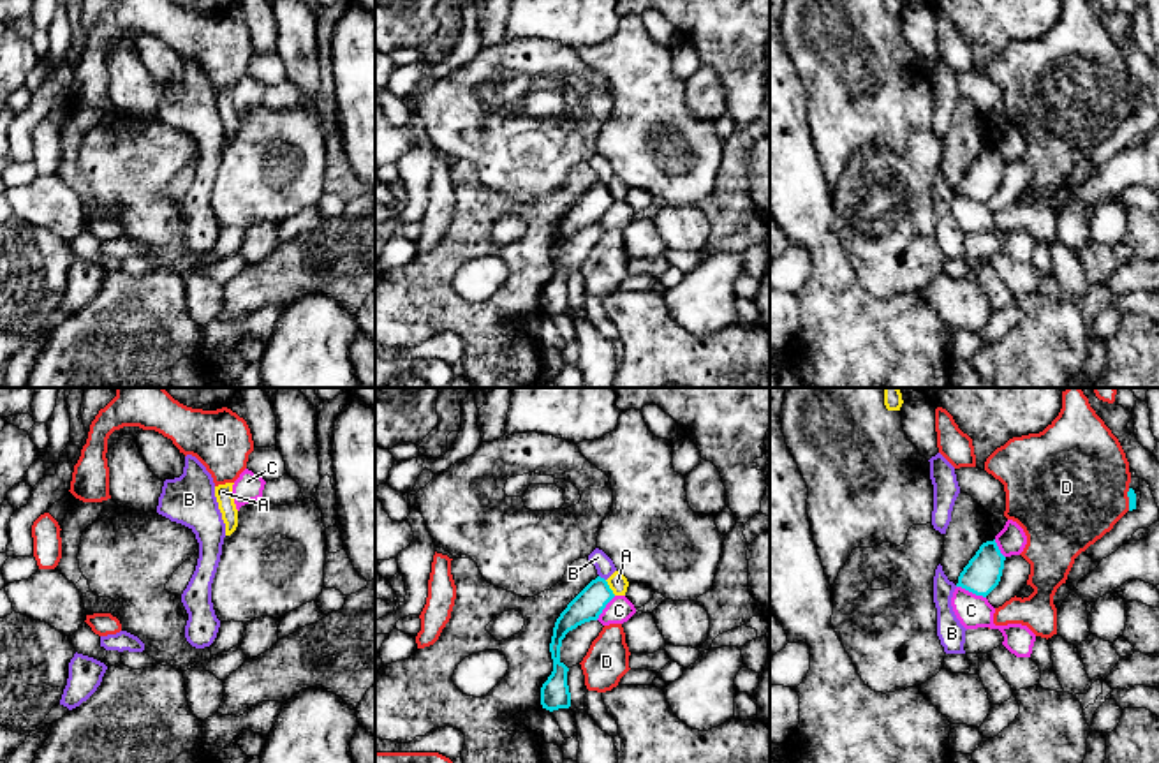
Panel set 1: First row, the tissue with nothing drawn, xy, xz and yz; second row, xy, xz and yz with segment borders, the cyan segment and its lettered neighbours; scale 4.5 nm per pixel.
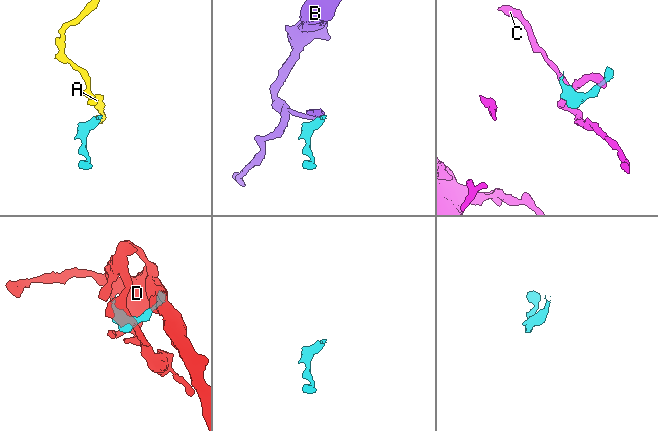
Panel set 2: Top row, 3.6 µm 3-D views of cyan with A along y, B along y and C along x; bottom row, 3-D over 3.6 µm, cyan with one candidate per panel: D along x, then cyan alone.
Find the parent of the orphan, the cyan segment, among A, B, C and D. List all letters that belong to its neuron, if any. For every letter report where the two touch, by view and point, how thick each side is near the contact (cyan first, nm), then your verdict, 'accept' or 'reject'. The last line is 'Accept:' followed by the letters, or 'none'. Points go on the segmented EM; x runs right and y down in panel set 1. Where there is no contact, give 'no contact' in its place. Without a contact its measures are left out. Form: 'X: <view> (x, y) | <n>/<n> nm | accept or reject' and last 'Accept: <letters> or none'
A: xz (608, 587) | 140/90 nm | reject
B: xz (603, 578) | 140/90 nm | reject
C: yz (971, 591) | 170/150 nm | reject
D: yz (1129, 499) | 40/460 nm | reject
Accept: none

